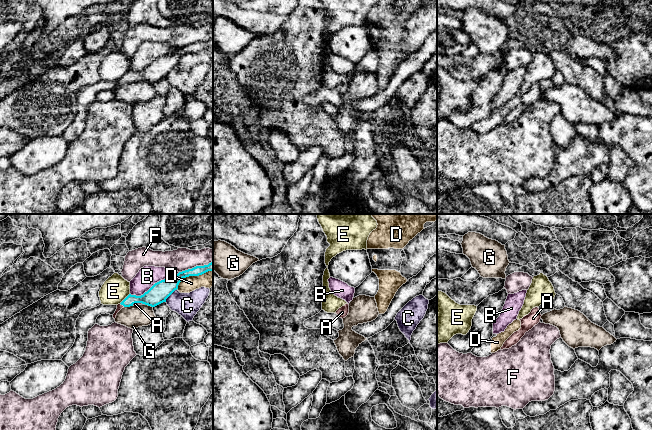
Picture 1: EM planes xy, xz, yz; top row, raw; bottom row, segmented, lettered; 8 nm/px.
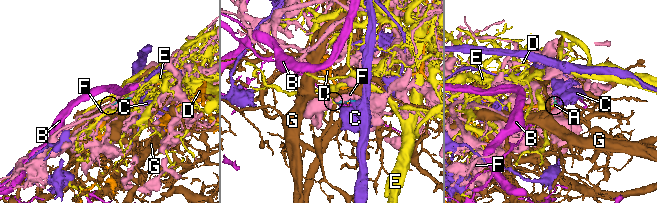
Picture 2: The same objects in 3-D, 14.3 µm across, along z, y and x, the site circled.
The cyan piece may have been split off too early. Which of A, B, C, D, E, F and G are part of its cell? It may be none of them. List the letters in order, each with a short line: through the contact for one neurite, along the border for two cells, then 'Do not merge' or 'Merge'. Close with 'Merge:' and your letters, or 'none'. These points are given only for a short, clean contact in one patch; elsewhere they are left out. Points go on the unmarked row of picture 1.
A: Line: xy (152, 73), (130, 76), (122, 80), (119, 82). Merge
B: Do not merge
C: Line: xy (177, 64), (165, 77). Do not merge
D: Do not merge
E: Line: xy (129, 69), (119, 79). Do not merge
F: Do not merge
G: Line: xy (144, 79), (152, 83). Do not merge
Merge: A

